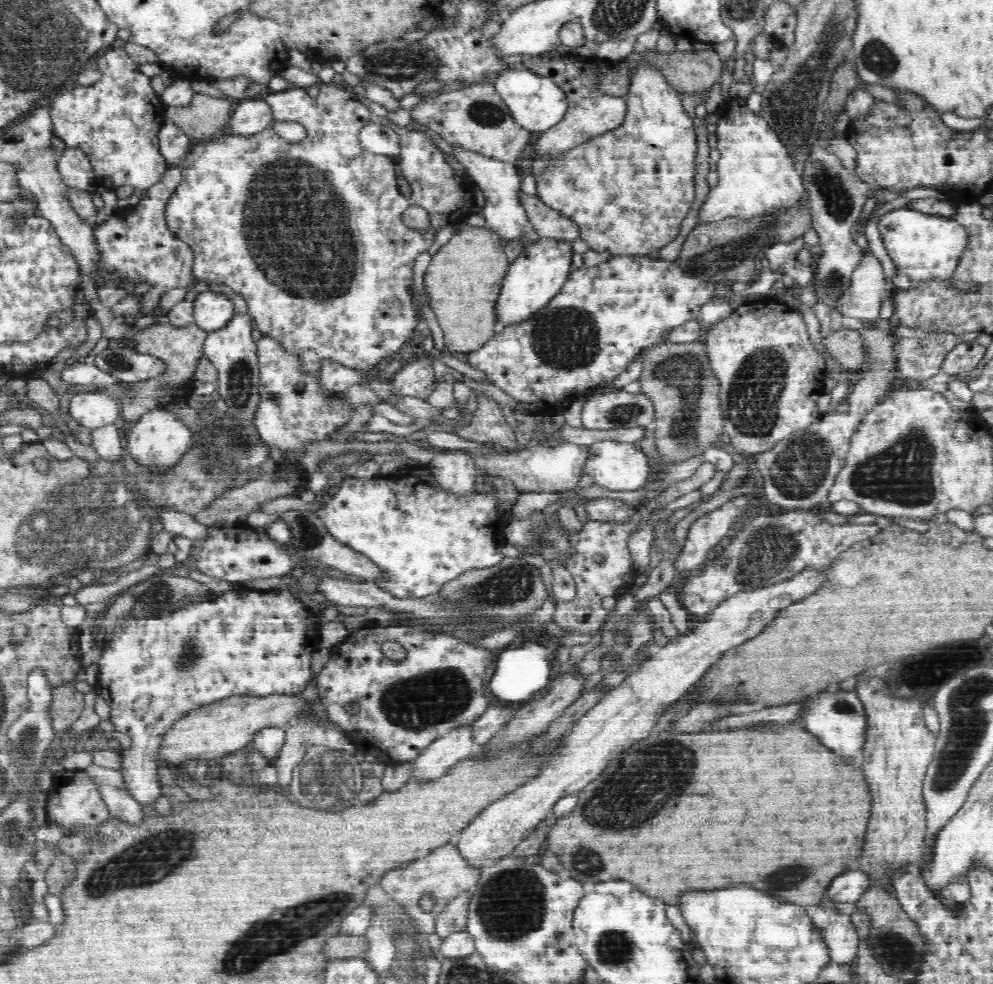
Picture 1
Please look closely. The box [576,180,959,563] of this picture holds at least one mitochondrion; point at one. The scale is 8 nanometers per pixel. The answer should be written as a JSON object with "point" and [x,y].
{"point":[903,474]}

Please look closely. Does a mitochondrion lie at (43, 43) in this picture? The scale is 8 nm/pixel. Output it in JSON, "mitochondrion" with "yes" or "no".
{"mitochondrion":"yes"}

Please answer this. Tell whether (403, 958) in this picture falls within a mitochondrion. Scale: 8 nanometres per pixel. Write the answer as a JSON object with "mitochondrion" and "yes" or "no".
{"mitochondrion":"yes"}

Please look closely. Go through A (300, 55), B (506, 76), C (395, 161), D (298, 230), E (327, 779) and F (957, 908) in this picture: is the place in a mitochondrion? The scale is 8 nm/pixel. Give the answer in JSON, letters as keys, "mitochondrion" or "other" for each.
{"A":"other","B":"other","C":"other","D":"mitochondrion","E":"mitochondrion","F":"other"}

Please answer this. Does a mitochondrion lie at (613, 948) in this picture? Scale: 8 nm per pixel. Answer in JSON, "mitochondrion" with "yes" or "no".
{"mitochondrion":"yes"}

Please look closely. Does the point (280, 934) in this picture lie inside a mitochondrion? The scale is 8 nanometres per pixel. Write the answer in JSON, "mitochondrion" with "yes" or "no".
{"mitochondrion":"yes"}

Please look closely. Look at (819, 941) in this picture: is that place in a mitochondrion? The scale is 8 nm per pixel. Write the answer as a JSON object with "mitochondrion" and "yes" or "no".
{"mitochondrion":"no"}

